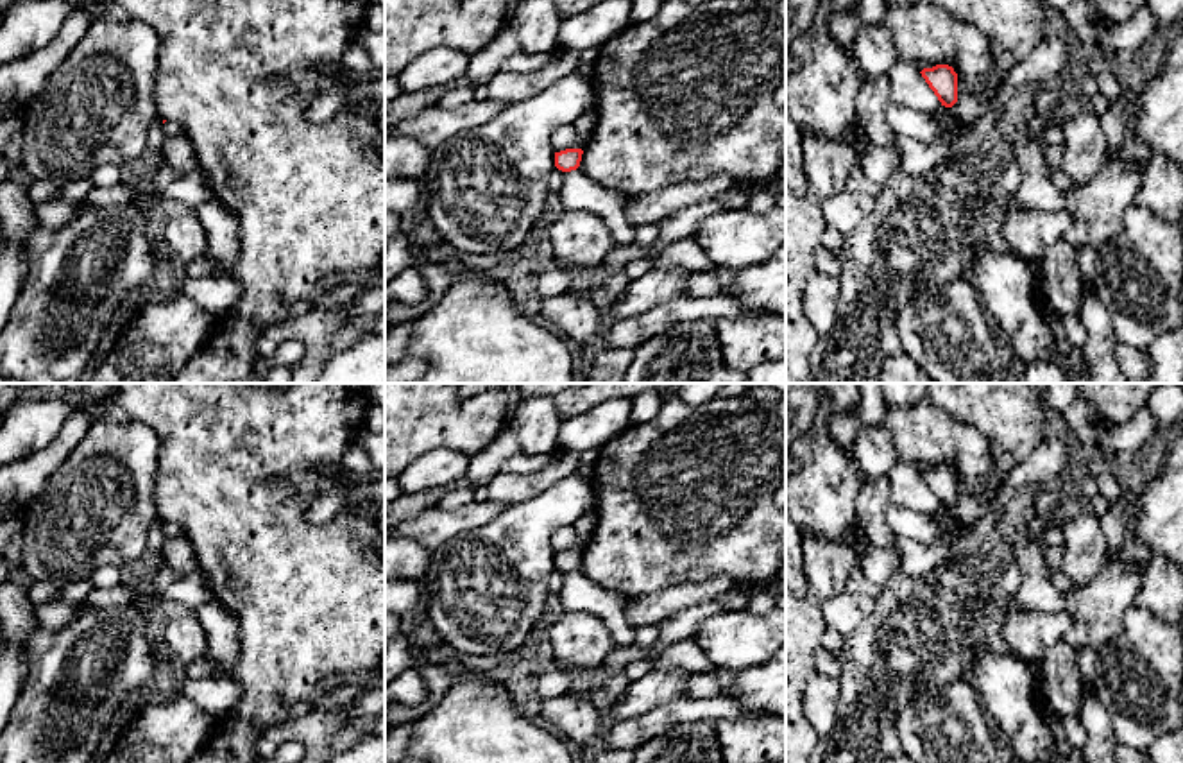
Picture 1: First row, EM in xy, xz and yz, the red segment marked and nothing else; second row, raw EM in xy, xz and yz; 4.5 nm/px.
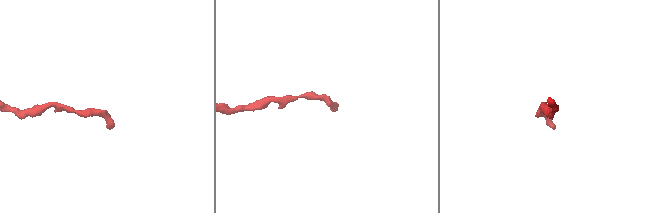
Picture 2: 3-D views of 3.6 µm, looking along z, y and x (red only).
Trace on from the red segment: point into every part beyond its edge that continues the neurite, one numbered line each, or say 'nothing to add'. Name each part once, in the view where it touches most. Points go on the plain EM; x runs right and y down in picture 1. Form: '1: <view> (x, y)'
1: xz (578, 593)

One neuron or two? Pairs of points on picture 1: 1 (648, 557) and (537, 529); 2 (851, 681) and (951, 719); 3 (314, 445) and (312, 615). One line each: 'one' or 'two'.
1: two
2: two
3: one

